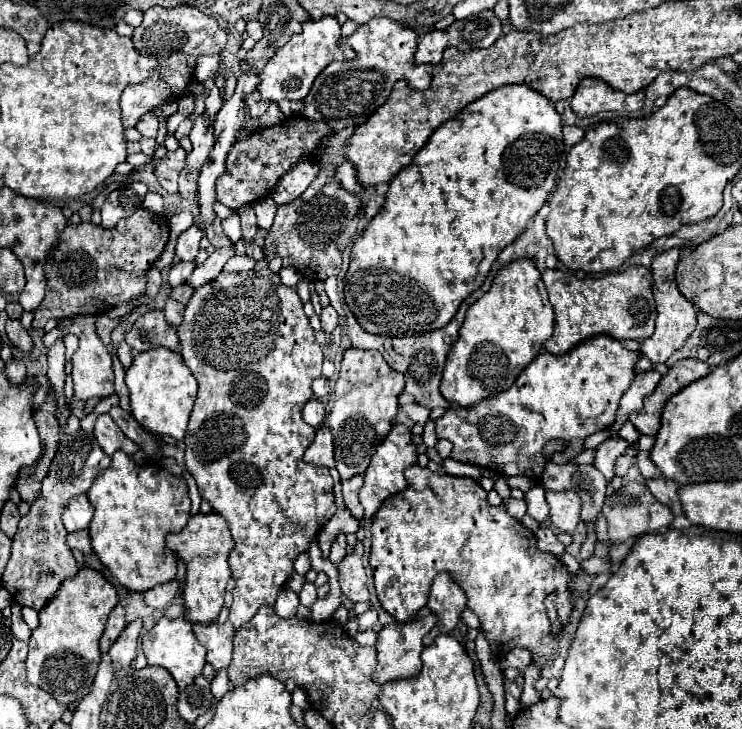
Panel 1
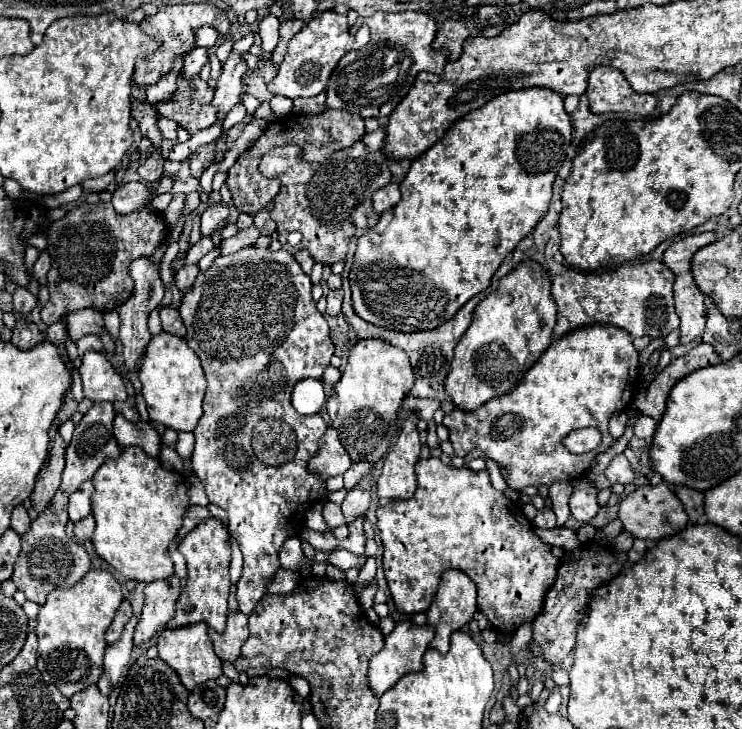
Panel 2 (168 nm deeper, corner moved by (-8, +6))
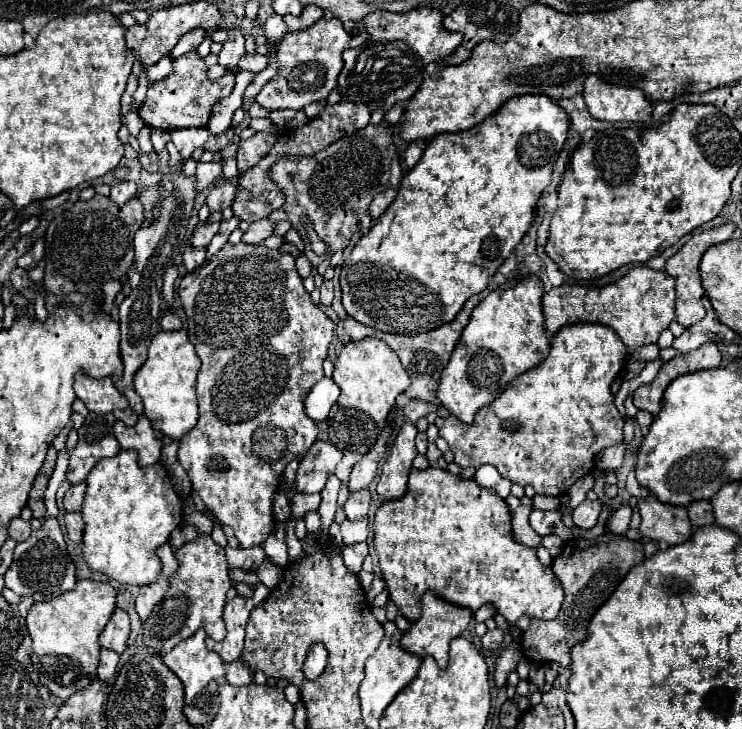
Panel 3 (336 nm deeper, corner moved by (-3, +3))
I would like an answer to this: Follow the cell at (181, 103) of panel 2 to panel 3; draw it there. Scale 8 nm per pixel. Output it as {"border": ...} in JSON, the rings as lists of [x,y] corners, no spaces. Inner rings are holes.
{"border":[[[188,52],[180,58],[174,60],[174,72],[154,84],[152,88],[148,88],[146,92],[146,100],[144,104],[140,106],[140,118],[148,124],[148,126],[154,126],[154,128],[160,128],[160,130],[176,130],[176,128],[204,128],[208,124],[208,118],[210,118],[210,112],[214,108],[214,104],[228,96],[232,92],[232,86],[234,86],[234,74],[226,74],[224,78],[216,80],[216,82],[210,82],[208,76],[206,76],[206,66],[204,66],[204,60],[198,58],[196,52]]]}

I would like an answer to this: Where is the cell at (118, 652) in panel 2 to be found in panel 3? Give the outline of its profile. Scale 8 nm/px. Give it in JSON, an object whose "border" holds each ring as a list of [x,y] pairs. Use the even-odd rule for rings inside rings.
{"border":[[[102,648],[102,652],[100,652],[100,664],[98,664],[98,680],[100,682],[112,682],[116,678],[118,660],[120,660],[118,652]]]}

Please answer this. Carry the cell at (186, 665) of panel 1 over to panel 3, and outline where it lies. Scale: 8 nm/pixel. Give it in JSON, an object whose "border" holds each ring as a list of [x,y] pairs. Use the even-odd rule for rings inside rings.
{"border":[[[200,628],[190,638],[182,640],[172,652],[162,656],[162,662],[182,680],[186,692],[186,704],[204,688],[210,680],[224,676],[224,662],[216,652],[208,652],[204,646],[206,632]]]}

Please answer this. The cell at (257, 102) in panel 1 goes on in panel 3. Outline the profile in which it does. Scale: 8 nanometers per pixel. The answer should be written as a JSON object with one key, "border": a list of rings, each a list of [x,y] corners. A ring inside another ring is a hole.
{"border":[[[258,52],[254,54],[246,54],[242,60],[240,60],[240,68],[252,72],[252,74],[260,74],[262,70],[268,68],[268,58],[266,56],[260,56]]]}

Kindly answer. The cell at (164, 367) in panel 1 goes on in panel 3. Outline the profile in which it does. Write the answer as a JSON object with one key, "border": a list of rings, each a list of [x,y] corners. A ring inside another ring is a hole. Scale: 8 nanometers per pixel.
{"border":[[[186,330],[176,332],[158,332],[150,346],[148,358],[134,376],[134,388],[144,402],[144,414],[152,422],[152,428],[170,438],[170,444],[162,448],[162,466],[170,468],[176,462],[176,452],[184,434],[188,434],[198,420],[198,402],[196,402],[196,374],[200,360],[194,352],[194,346],[188,342]]]}

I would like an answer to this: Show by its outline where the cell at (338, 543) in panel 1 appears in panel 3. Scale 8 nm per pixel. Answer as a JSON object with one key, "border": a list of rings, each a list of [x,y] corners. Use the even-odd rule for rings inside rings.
{"border":[[[390,428],[384,430],[384,434],[380,436],[380,440],[376,440],[376,446],[370,448],[370,452],[352,468],[350,482],[348,482],[348,490],[350,492],[366,488],[374,480],[376,470],[378,470],[378,462],[382,460],[384,452],[386,452],[386,440],[388,440],[388,436],[390,436]]]}

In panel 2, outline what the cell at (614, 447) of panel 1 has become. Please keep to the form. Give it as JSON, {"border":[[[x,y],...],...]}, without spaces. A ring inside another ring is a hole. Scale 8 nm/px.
{"border":[[[639,415],[637,423],[635,423],[635,435],[637,437],[651,437],[655,433],[655,427],[657,427],[657,421],[647,417],[647,415]]]}

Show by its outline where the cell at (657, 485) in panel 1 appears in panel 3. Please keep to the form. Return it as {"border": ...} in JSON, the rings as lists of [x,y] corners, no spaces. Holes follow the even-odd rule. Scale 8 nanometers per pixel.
{"border":[[[698,500],[698,502],[692,502],[688,506],[688,516],[692,520],[692,524],[696,528],[702,528],[706,524],[714,524],[714,514],[712,514],[712,506],[710,502],[704,502],[704,500]]]}

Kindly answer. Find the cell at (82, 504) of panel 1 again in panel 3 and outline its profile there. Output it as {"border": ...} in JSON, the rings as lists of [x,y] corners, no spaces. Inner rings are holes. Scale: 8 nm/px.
{"border":[[[86,482],[74,484],[74,486],[64,494],[64,508],[66,508],[66,512],[80,512],[82,502],[84,502],[84,492],[86,492]]]}

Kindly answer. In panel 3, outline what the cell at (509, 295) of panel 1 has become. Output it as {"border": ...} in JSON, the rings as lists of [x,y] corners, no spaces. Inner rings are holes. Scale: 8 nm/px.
{"border":[[[520,276],[520,278],[512,278],[504,284],[500,284],[496,290],[492,290],[470,314],[470,322],[464,328],[448,366],[444,368],[444,374],[440,378],[440,386],[438,386],[438,400],[440,404],[454,414],[458,420],[470,424],[474,420],[474,414],[488,406],[492,400],[498,398],[498,394],[502,394],[502,390],[522,372],[526,372],[528,368],[538,366],[542,360],[546,360],[548,350],[550,350],[550,338],[544,326],[544,312],[542,312],[542,294],[544,294],[544,282],[534,276]]]}

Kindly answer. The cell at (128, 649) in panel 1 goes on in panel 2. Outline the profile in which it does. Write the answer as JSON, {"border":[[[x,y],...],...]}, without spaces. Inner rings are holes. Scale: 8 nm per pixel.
{"border":[[[177,575],[149,583],[145,587],[145,605],[135,627],[135,639],[133,639],[135,645],[149,641],[159,627],[163,629],[167,621],[173,619],[179,591],[181,591],[181,579]]]}

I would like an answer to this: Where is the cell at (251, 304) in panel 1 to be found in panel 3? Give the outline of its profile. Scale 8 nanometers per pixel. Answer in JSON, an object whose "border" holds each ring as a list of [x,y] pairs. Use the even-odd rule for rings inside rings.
{"border":[[[226,244],[216,256],[212,256],[210,260],[206,260],[200,268],[196,268],[194,272],[186,274],[178,286],[178,296],[180,296],[180,304],[186,312],[188,318],[188,340],[194,344],[198,358],[202,360],[200,372],[198,372],[198,384],[196,384],[196,394],[198,394],[198,406],[200,406],[200,418],[198,424],[180,440],[180,448],[178,448],[178,460],[184,466],[184,470],[188,472],[194,490],[198,492],[198,496],[202,498],[202,502],[206,504],[206,508],[222,522],[234,528],[234,534],[240,542],[240,548],[252,548],[252,546],[262,546],[266,542],[266,538],[270,536],[272,528],[274,528],[274,514],[272,514],[272,504],[274,504],[274,494],[278,492],[280,486],[280,478],[284,474],[284,468],[296,460],[302,458],[310,446],[314,444],[314,440],[318,438],[318,426],[316,422],[304,412],[304,402],[302,398],[308,394],[308,390],[324,378],[324,370],[322,370],[322,362],[328,356],[328,346],[332,342],[332,334],[334,334],[334,324],[332,320],[310,300],[310,294],[304,290],[302,286],[302,278],[298,276],[296,268],[294,268],[294,258],[290,254],[284,254],[280,250],[270,250],[266,246],[246,246],[246,244]],[[212,464],[218,464],[220,468],[214,468]]]}

